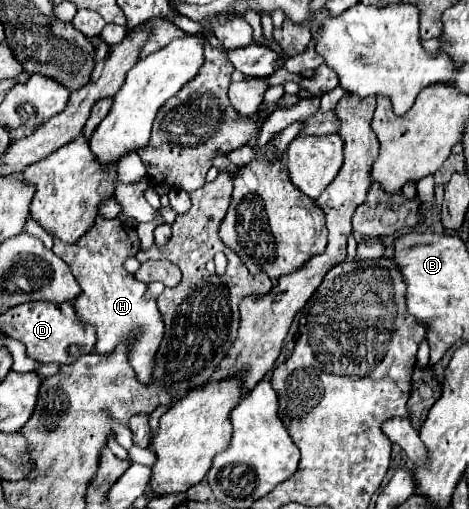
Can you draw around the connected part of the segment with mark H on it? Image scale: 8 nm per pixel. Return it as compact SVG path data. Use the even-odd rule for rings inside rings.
M97 216L95 225L81 237L77 243L61 243L61 239L53 239L53 253L59 255L73 271L73 277L77 279L81 287L81 295L73 301L77 315L95 325L97 329L97 345L95 351L105 355L111 353L119 341L127 337L129 331L135 327L141 327L145 335L141 335L141 343L137 343L131 349L131 365L137 373L137 379L147 383L151 377L151 365L153 357L157 353L157 347L163 339L163 319L159 315L159 309L155 301L145 303L145 283L139 283L133 279L131 273L123 269L123 259L127 255L133 255L139 251L139 237L137 231L123 225L119 217L105 219Z

